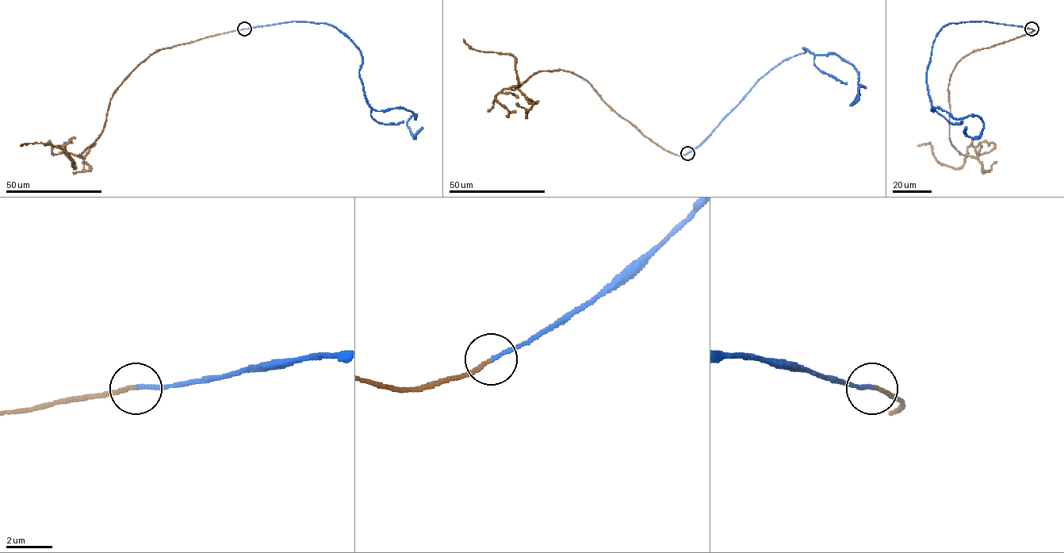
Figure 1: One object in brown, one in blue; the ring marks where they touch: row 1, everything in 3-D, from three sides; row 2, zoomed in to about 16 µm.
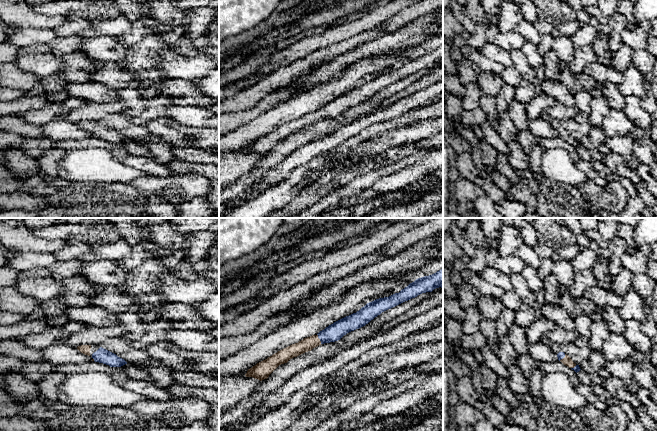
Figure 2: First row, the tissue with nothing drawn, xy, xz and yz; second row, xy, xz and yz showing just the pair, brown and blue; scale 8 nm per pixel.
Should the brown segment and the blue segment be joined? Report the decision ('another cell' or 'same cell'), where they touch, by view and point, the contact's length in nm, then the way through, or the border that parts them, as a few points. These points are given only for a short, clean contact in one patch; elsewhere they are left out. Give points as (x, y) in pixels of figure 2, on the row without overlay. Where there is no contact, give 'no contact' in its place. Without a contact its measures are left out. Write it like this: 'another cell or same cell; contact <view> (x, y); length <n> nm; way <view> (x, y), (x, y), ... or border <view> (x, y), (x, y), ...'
same cell; contact xz (319, 115); length 90 nm; way xz (307, 120), (319, 115), (334, 108)

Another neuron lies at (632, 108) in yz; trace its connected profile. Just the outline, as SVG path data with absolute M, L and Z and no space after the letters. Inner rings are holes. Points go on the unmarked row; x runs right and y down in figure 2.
M626 96L623 111L636 127L648 129L653 122L653 118L642 108L640 100L635 96Z

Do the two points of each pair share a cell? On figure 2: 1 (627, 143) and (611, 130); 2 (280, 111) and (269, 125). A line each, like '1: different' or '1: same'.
1: different
2: same

